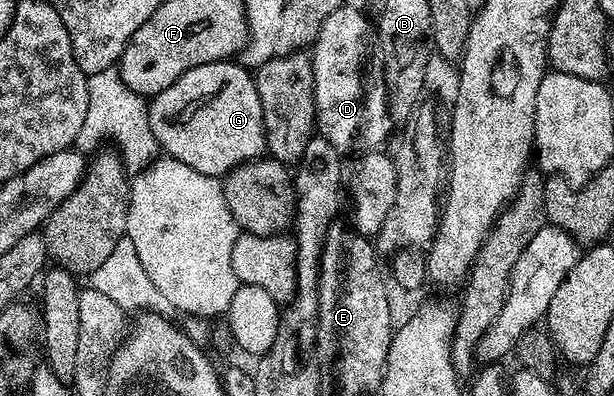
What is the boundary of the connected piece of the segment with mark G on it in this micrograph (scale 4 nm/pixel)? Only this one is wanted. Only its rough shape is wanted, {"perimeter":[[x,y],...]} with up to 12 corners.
{"perimeter":[[191,67],[150,99],[170,159],[223,178],[267,147],[254,75]]}

